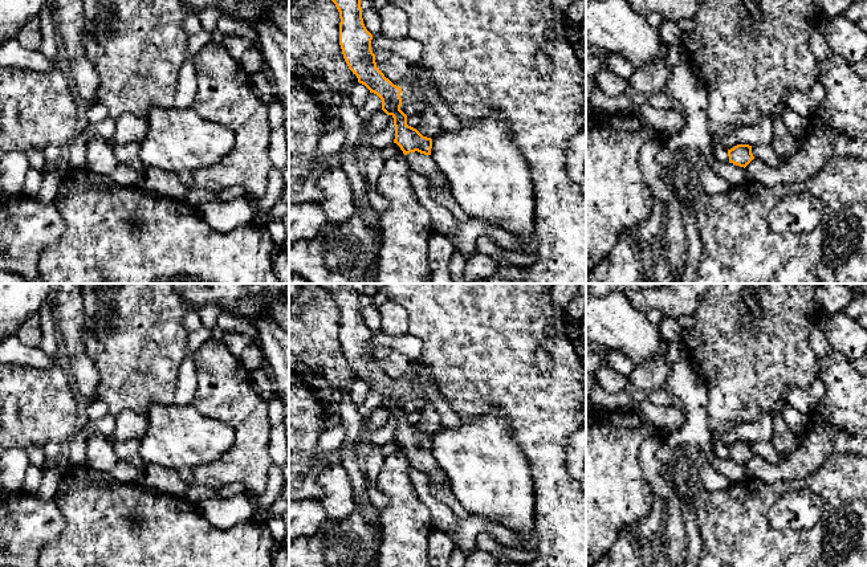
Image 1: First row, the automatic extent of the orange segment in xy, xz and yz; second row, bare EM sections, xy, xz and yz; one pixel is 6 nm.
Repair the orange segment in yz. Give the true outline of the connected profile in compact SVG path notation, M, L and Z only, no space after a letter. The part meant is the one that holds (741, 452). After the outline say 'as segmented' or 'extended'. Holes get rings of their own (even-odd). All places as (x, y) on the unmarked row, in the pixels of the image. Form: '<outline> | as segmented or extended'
M760 440L756 442L737 441L728 446L729 460L740 464L746 464L754 454L770 462L781 461L783 453L776 450L769 440Z | extended

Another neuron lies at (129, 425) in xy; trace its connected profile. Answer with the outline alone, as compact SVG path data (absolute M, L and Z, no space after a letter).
M123 411L115 416L115 429L113 436L117 440L137 440L139 441L147 431L146 416L138 415L133 411Z

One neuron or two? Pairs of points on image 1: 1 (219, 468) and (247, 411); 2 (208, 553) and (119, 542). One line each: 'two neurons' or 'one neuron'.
1: one neuron
2: one neuron

